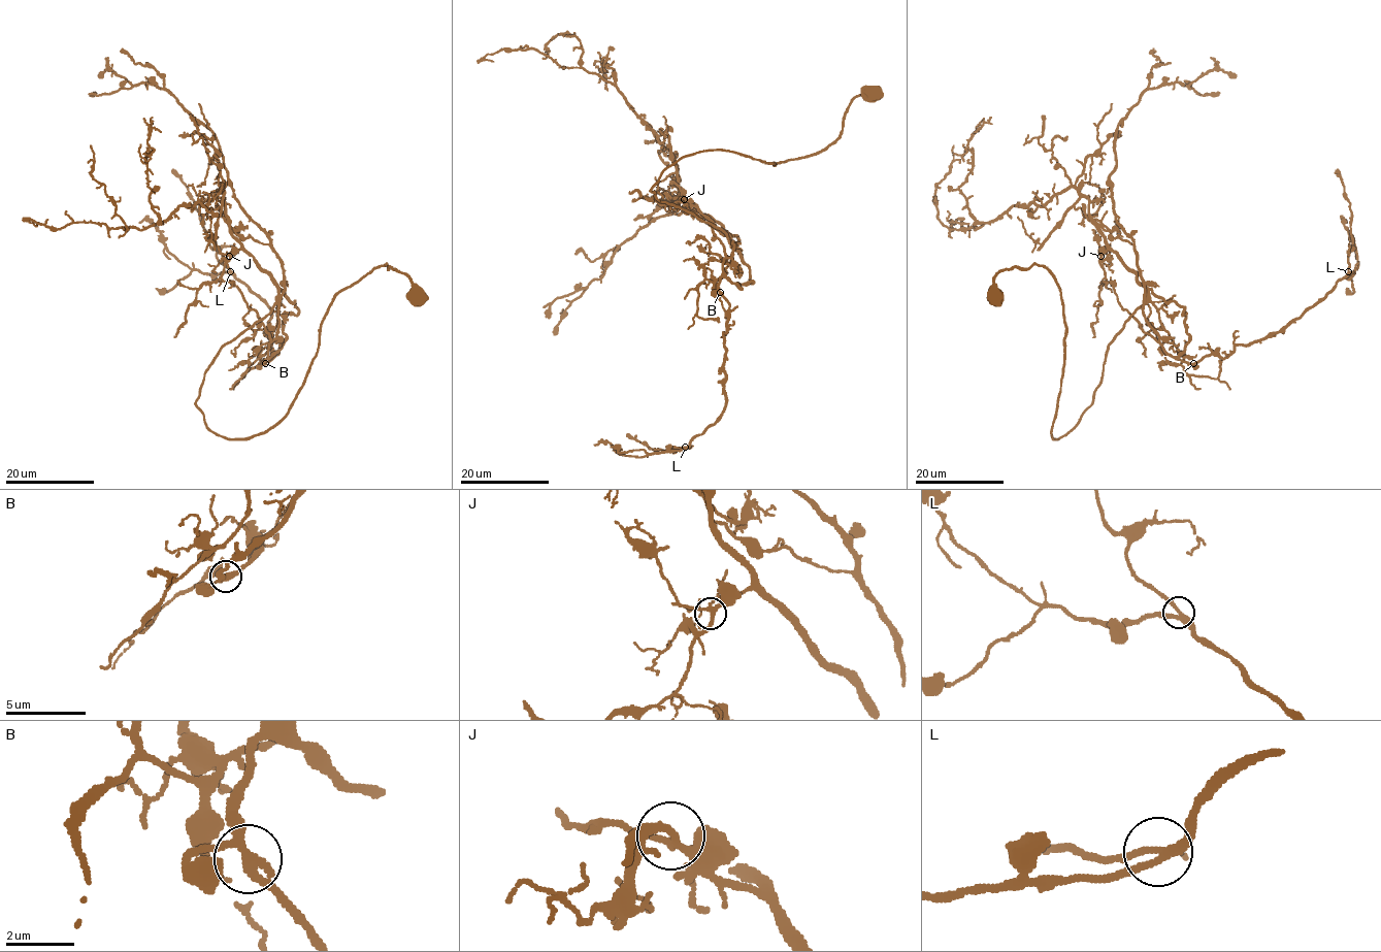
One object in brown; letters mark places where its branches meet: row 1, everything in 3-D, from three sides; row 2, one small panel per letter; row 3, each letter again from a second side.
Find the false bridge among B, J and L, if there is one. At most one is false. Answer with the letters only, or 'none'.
none

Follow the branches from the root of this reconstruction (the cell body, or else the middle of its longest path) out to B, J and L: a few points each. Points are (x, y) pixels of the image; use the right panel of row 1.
B: (995, 295), (998, 272), (1033, 264), (1059, 288), (1052, 438), (1092, 402), (1145, 301), (1162, 348), (1193, 363)
J: (995, 295), (1015, 267), (1057, 283), (1058, 439), (1145, 302), (1137, 275), (1100, 256)
L: (995, 295), (1015, 267), (1057, 283), (1058, 439), (1145, 301), (1162, 348), (1195, 363), (1281, 331), (1348, 271)

